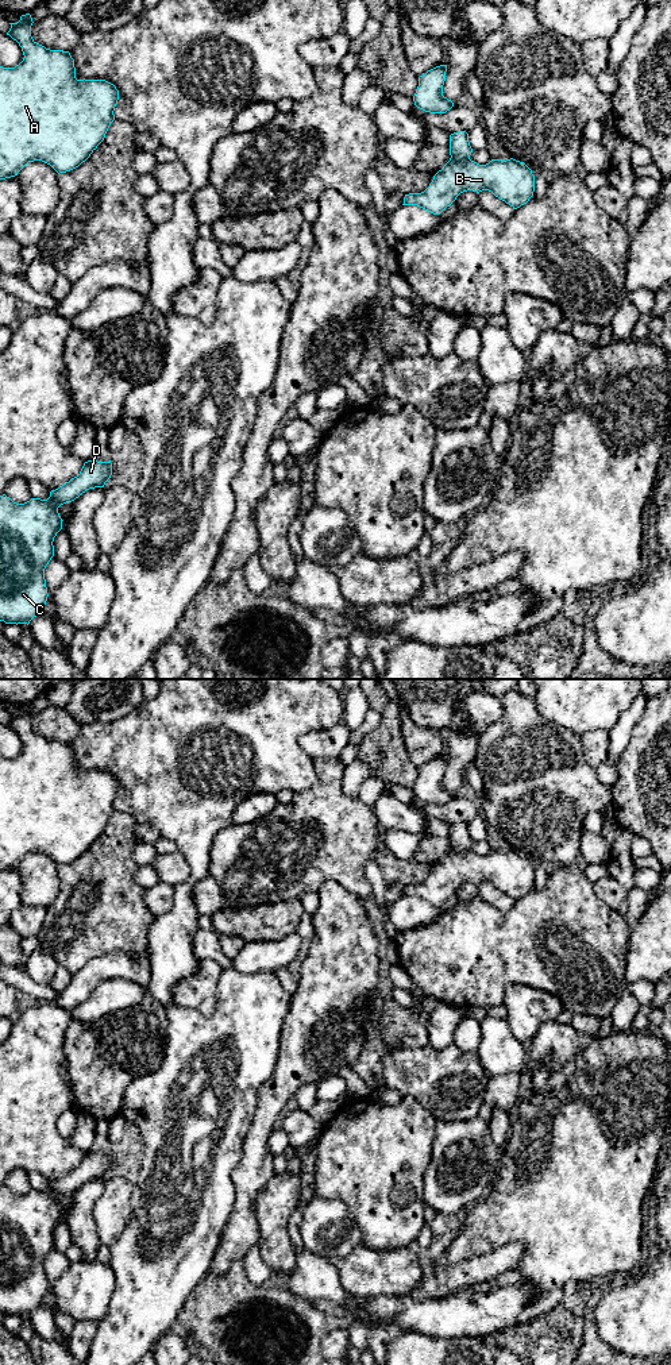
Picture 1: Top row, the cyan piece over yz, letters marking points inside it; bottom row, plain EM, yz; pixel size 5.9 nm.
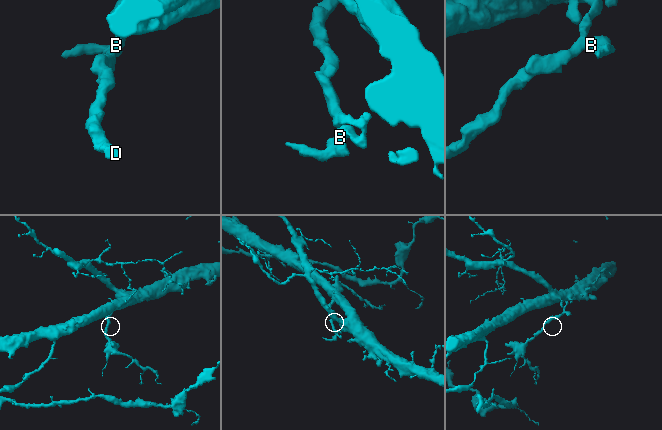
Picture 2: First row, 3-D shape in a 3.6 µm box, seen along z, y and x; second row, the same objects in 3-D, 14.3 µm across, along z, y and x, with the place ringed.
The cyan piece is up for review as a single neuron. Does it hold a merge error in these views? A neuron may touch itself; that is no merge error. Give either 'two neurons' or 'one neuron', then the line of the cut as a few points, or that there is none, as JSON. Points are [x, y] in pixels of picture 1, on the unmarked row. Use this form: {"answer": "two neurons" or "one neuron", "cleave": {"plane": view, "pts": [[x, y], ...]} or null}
{"answer": "two neurons", "cleave": {"plane": "yz", "pts": [[451, 848], [469, 849]]}}

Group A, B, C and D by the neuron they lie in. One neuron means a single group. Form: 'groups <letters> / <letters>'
groups A / B C D

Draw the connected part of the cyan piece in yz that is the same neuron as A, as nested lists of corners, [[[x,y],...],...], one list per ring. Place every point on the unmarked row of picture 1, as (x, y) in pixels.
[[[22,706],[7,724],[19,734],[23,752],[15,759],[0,757],[0,871],[11,869],[28,855],[42,852],[58,865],[85,853],[115,811],[116,778],[105,771],[77,771],[69,743],[50,741],[31,728],[32,709]]]

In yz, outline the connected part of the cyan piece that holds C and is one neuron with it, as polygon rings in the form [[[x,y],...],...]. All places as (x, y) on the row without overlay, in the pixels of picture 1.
[[[88,1152],[77,1168],[51,1181],[47,1191],[31,1189],[16,1195],[5,1185],[0,1187],[0,1312],[28,1316],[41,1306],[49,1288],[45,1260],[54,1248],[54,1229],[62,1221],[58,1199],[89,1180],[104,1179],[111,1167],[111,1152]]]

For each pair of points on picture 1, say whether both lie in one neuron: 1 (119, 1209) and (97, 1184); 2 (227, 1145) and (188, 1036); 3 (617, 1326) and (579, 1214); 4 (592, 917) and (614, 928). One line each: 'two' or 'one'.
1: two
2: one
3: two
4: one

